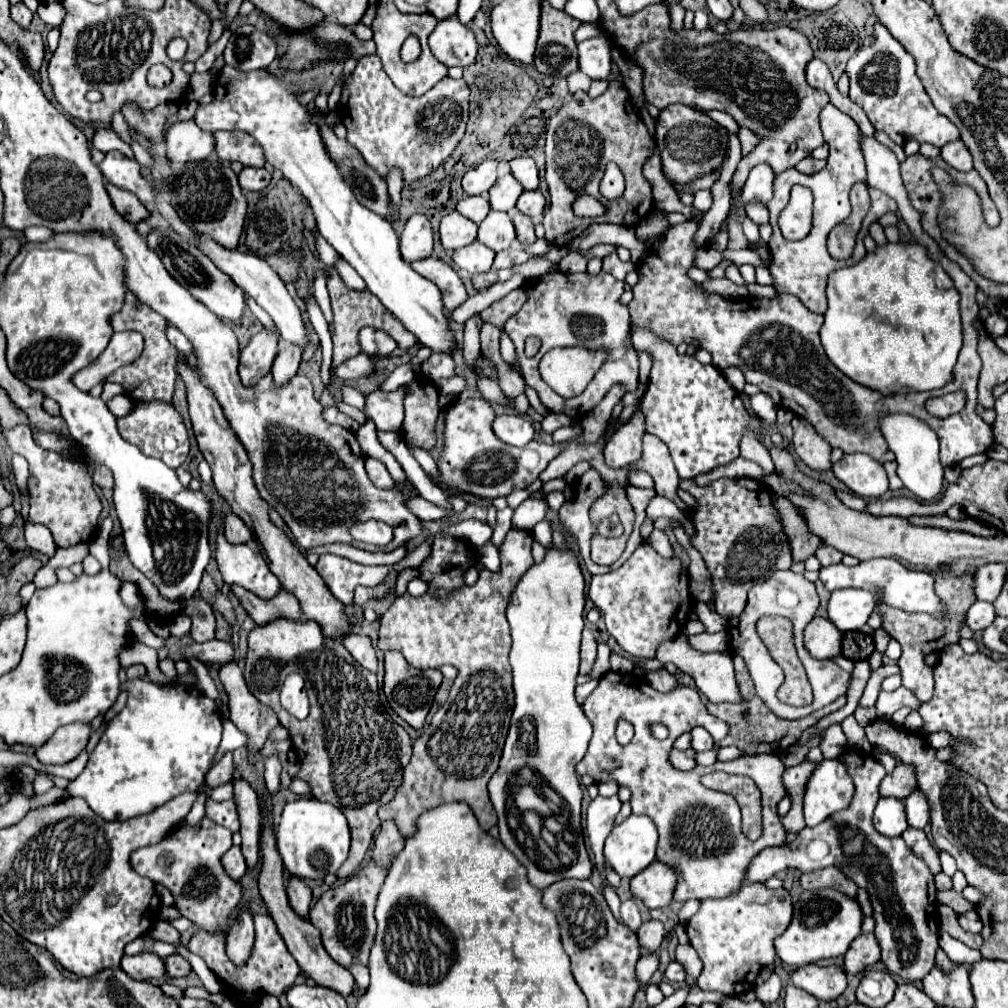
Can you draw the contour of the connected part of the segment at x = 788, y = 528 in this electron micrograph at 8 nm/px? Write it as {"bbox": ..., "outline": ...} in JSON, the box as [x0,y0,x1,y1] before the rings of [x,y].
{"bbox":[773,497,823,561],"outline":[[[775,497],[773,505],[777,505],[781,519],[785,523],[785,533],[791,541],[791,549],[793,549],[793,559],[795,561],[805,561],[807,557],[815,555],[815,551],[823,545],[821,539],[813,533],[809,533],[807,523],[803,519],[803,515],[799,513],[797,505],[793,505],[791,501],[787,501],[787,497]]]}

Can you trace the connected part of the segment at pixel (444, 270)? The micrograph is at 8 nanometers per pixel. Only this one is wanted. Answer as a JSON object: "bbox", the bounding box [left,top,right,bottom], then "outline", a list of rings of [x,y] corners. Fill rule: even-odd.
{"bbox":[411,257,467,311],"outline":[[[427,257],[427,259],[415,261],[411,265],[419,275],[433,281],[441,289],[443,305],[445,305],[447,311],[457,309],[467,299],[467,291],[465,291],[465,285],[463,285],[461,277],[447,263],[443,263],[441,259]]]}

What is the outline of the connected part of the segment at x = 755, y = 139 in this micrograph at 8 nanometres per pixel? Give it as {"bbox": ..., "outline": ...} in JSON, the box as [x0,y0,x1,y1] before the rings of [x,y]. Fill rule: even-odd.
{"bbox":[739,127,761,155],"outline":[[[741,127],[739,129],[739,141],[741,141],[741,147],[743,147],[743,155],[747,155],[747,153],[751,153],[753,147],[757,147],[757,143],[761,141],[761,137],[757,133],[753,133],[751,129]]]}

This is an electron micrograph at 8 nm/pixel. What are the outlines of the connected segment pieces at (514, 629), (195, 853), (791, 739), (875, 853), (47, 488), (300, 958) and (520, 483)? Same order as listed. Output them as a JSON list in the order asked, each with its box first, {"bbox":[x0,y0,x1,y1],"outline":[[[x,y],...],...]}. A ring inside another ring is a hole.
[{"bbox":[489,543,593,889],"outline":[[[551,543],[545,549],[541,563],[533,563],[517,583],[507,605],[507,621],[511,625],[511,667],[513,667],[513,689],[515,709],[511,717],[511,729],[503,747],[503,757],[497,773],[489,781],[489,797],[499,817],[501,843],[527,867],[529,881],[537,889],[547,889],[561,879],[589,879],[593,863],[587,855],[584,833],[581,827],[581,805],[583,791],[575,773],[575,765],[587,753],[591,739],[591,723],[583,709],[575,701],[575,677],[579,673],[579,643],[583,631],[583,607],[585,607],[585,579],[579,561],[571,547],[557,547]],[[523,765],[531,767],[541,775],[547,785],[559,793],[570,809],[570,826],[577,831],[575,863],[563,873],[549,873],[539,869],[519,847],[515,835],[507,827],[505,799],[507,783],[511,775]]]},{"bbox":[131,817,243,933],"outline":[[[203,817],[197,825],[181,825],[161,843],[139,849],[131,857],[131,865],[143,877],[167,887],[175,897],[179,915],[189,919],[195,927],[207,933],[229,933],[243,897],[239,881],[231,879],[221,865],[221,857],[231,849],[231,845],[229,829]]]},{"bbox":[707,655,847,755],"outline":[[[735,655],[733,661],[735,661],[735,675],[737,675],[737,679],[743,677],[743,683],[737,681],[737,685],[739,685],[739,691],[741,691],[741,697],[743,697],[743,703],[741,703],[741,705],[743,705],[745,709],[737,711],[737,709],[733,709],[729,703],[719,703],[719,705],[713,705],[711,701],[707,703],[707,709],[709,709],[713,715],[717,715],[719,719],[723,719],[725,723],[731,723],[731,733],[729,733],[729,737],[725,737],[723,741],[717,743],[719,747],[723,747],[723,745],[733,745],[733,747],[741,749],[743,755],[755,755],[755,753],[785,753],[787,747],[791,747],[791,745],[797,743],[797,739],[801,737],[801,733],[803,733],[805,729],[817,725],[819,719],[823,719],[825,715],[833,713],[833,711],[837,711],[837,709],[841,709],[841,707],[845,705],[845,701],[847,701],[845,697],[839,697],[837,701],[833,701],[833,703],[827,705],[825,709],[821,709],[821,711],[817,711],[817,713],[813,713],[813,715],[809,715],[809,717],[805,717],[805,719],[797,719],[797,721],[785,721],[785,719],[773,717],[773,713],[769,713],[769,709],[765,709],[765,705],[761,705],[761,699],[755,695],[753,681],[751,681],[751,677],[749,677],[749,669],[747,669],[745,661],[743,661],[739,655]],[[745,711],[749,713],[749,717],[743,717]]]},{"bbox":[745,749,939,981],"outline":[[[849,749],[849,751],[837,757],[839,761],[845,763],[847,767],[847,773],[849,777],[853,779],[853,785],[855,785],[855,793],[853,793],[853,801],[847,809],[843,811],[837,811],[833,813],[831,817],[827,817],[821,825],[815,825],[815,827],[805,827],[793,843],[787,843],[783,845],[781,849],[765,849],[761,851],[749,865],[749,871],[747,871],[747,879],[745,883],[763,883],[767,881],[769,877],[773,877],[777,871],[785,871],[785,869],[797,869],[801,873],[809,873],[809,871],[817,871],[817,869],[823,869],[823,867],[829,867],[829,865],[837,865],[847,877],[851,877],[859,887],[867,889],[869,897],[871,897],[871,903],[873,903],[873,917],[877,921],[875,925],[875,937],[881,945],[881,961],[887,965],[887,971],[905,979],[905,981],[919,981],[923,979],[935,965],[935,953],[939,949],[937,945],[937,913],[935,913],[935,893],[937,893],[937,887],[933,885],[933,873],[929,871],[929,867],[925,865],[923,859],[919,859],[907,845],[901,837],[885,837],[881,835],[875,827],[873,827],[873,809],[879,801],[879,783],[885,775],[883,771],[883,765],[877,763],[877,759],[873,759],[871,753],[863,753],[863,751],[857,751],[857,749]],[[815,843],[825,843],[827,845],[827,853],[817,853],[817,851],[811,851]]]},{"bbox":[3,425,101,547],"outline":[[[17,425],[11,431],[3,431],[9,447],[23,455],[29,463],[29,479],[27,489],[31,497],[31,511],[29,511],[29,523],[41,523],[45,525],[57,547],[71,547],[79,543],[89,543],[95,537],[95,531],[99,527],[99,515],[101,515],[101,501],[97,493],[93,491],[91,473],[93,467],[83,461],[69,461],[61,457],[59,453],[41,449],[31,433],[29,427]]]},{"bbox":[259,801,355,997],"outline":[[[259,801],[259,805],[261,805],[261,815],[263,815],[263,819],[261,819],[261,839],[259,839],[259,849],[261,849],[259,855],[261,855],[261,861],[263,861],[263,863],[261,863],[261,873],[259,873],[259,893],[261,893],[261,897],[263,897],[263,901],[265,901],[265,905],[267,905],[269,913],[271,913],[271,917],[273,917],[273,921],[275,921],[275,925],[277,925],[277,929],[279,929],[279,933],[281,933],[281,937],[283,937],[287,949],[289,949],[289,953],[297,959],[301,971],[303,971],[307,977],[311,977],[317,985],[329,987],[329,989],[337,991],[339,995],[347,997],[347,995],[351,995],[351,991],[353,991],[353,987],[355,987],[355,979],[353,979],[353,975],[351,975],[345,967],[337,965],[337,963],[325,953],[325,949],[323,949],[323,945],[321,945],[321,933],[319,933],[319,929],[313,927],[311,921],[307,921],[305,917],[297,915],[297,913],[293,911],[293,907],[289,905],[289,897],[287,897],[287,893],[285,893],[285,879],[283,879],[283,861],[281,861],[281,855],[279,855],[279,851],[277,851],[275,831],[273,831],[273,827],[271,827],[269,817],[267,817],[265,803]]]},{"bbox":[437,399,565,499],"outline":[[[485,399],[455,401],[445,411],[445,453],[437,461],[441,471],[441,485],[457,493],[471,493],[487,499],[507,497],[515,489],[527,489],[541,471],[557,457],[565,445],[545,445],[531,441],[527,447],[511,447],[497,439],[491,429],[495,411]]]}]

